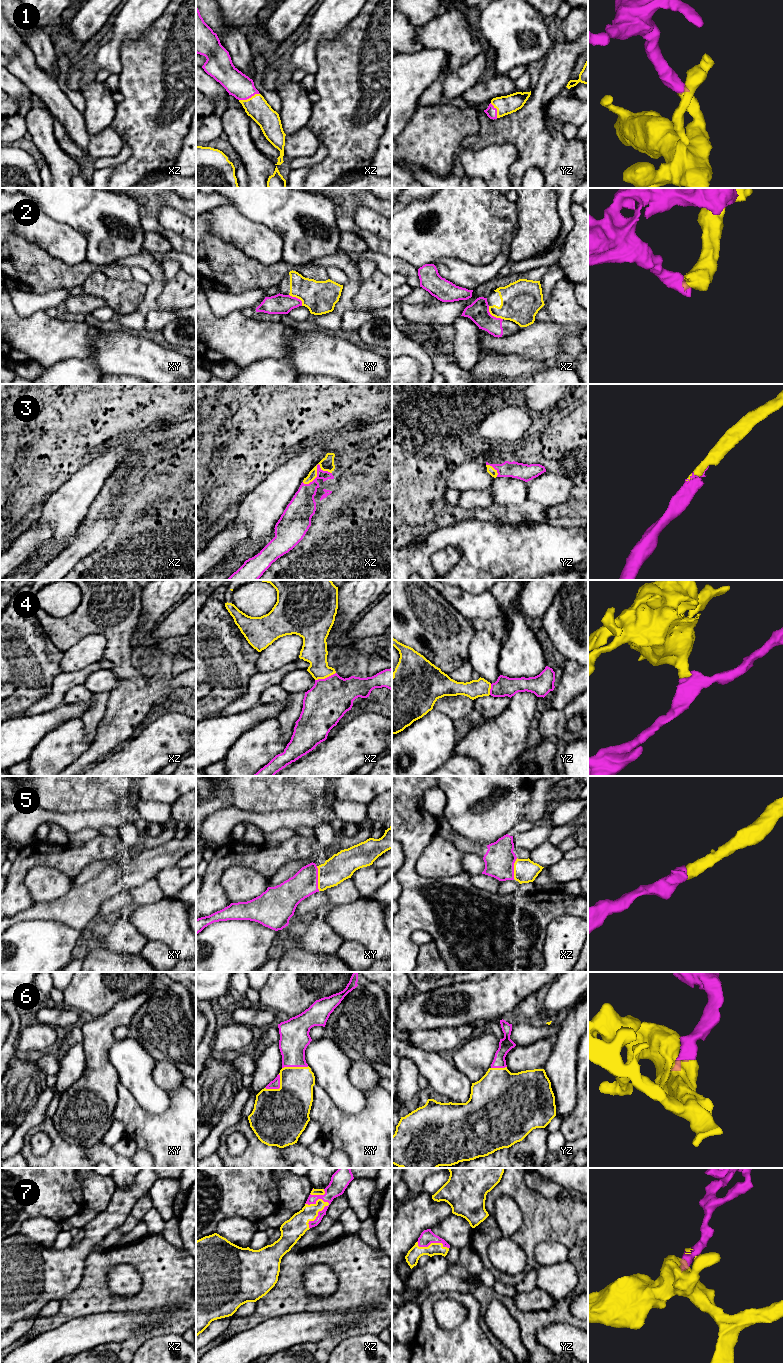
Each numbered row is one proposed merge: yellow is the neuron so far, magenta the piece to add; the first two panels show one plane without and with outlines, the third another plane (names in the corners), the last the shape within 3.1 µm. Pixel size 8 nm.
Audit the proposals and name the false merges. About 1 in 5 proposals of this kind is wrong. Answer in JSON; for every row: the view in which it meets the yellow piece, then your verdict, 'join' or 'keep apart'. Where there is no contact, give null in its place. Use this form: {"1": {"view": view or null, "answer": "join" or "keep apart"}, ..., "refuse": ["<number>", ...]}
{"1": {"view": "xz", "answer": "join"}, "2": {"view": "xz", "answer": "keep apart"}, "3": {"view": "xz", "answer": "join"}, "4": {"view": "xz", "answer": "join"}, "5": {"view": "xy", "answer": "join"}, "6": {"view": "xy", "answer": "join"}, "7": {"view": "xz", "answer": "join"}, "refuse": ["2"]}

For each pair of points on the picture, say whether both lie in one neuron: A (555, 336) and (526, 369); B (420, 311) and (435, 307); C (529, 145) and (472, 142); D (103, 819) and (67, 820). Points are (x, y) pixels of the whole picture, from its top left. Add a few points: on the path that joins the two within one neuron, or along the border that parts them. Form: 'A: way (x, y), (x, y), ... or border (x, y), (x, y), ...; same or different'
A: border (511, 354), (517, 354), (534, 360); different
B: way (424, 311), (431, 311); same
C: way (515, 136), (486, 137); same
D: way (94, 819), (76, 820); same

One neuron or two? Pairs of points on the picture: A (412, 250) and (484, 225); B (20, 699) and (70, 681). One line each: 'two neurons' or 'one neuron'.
A: one neuron
B: two neurons

